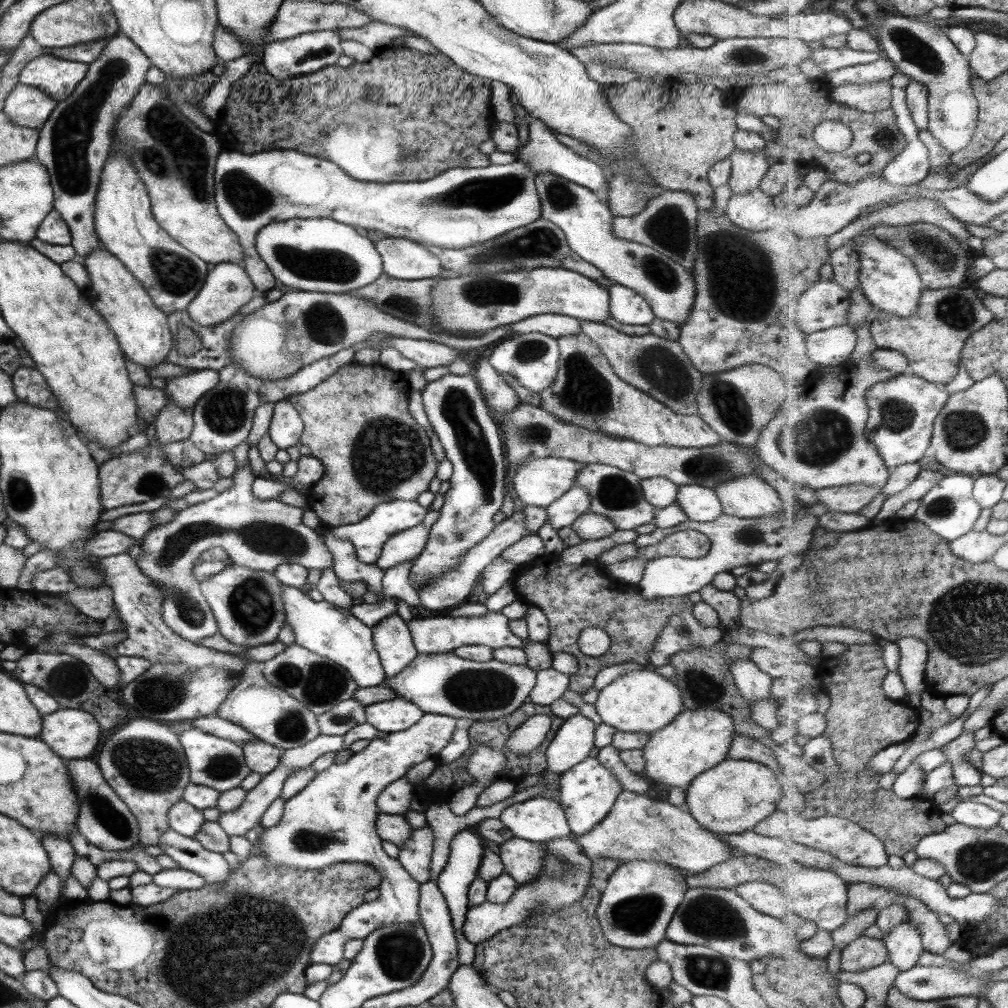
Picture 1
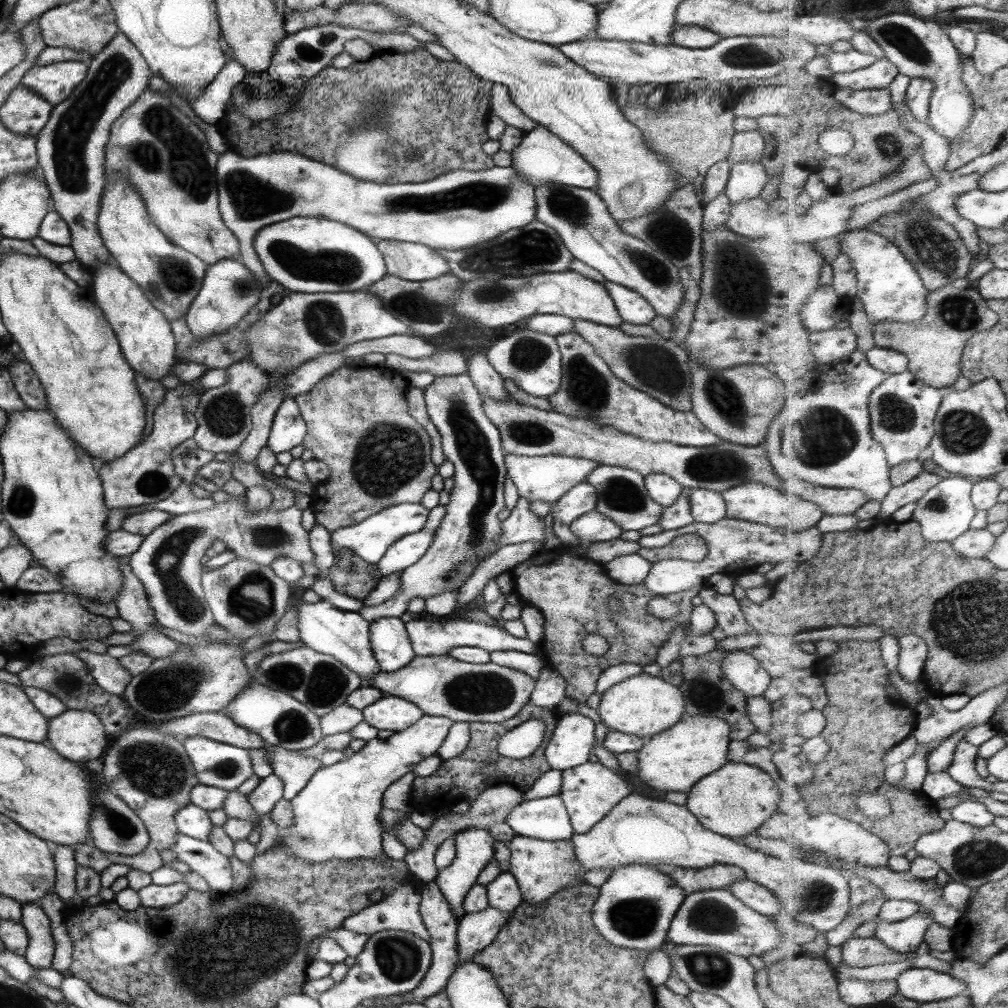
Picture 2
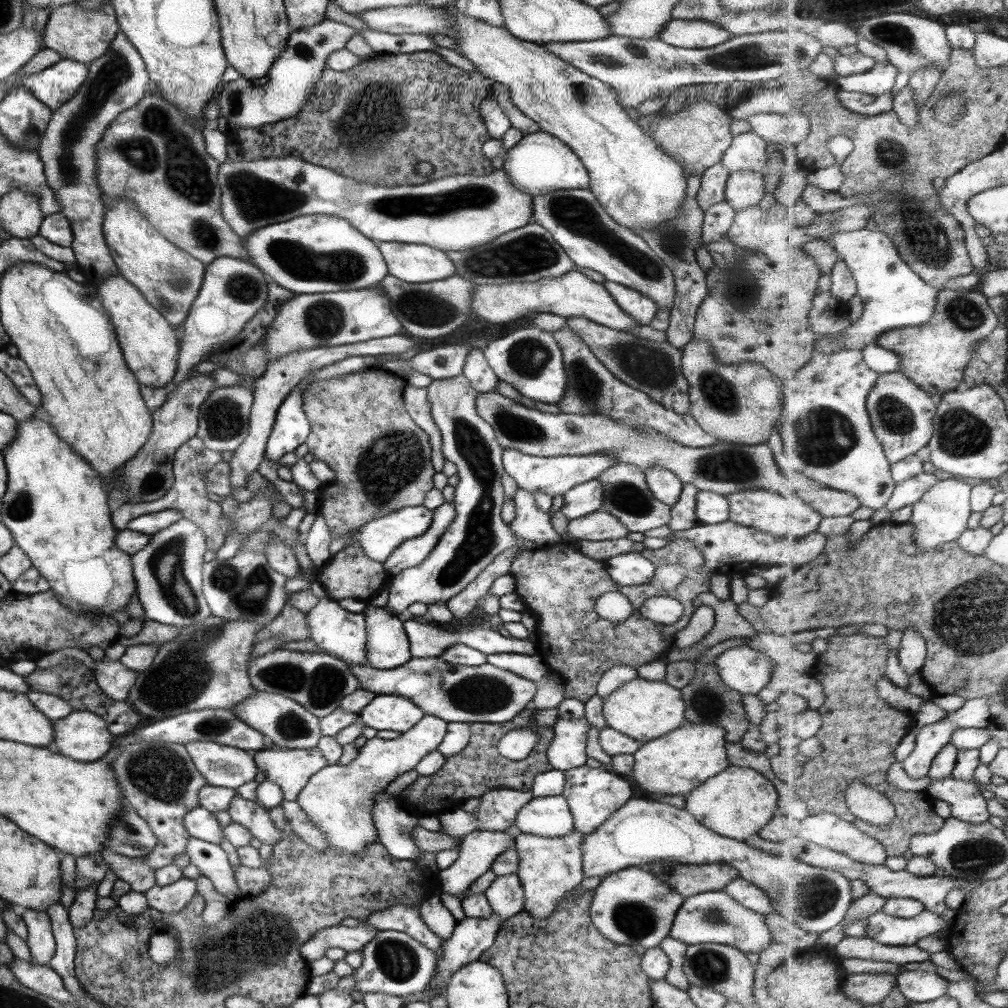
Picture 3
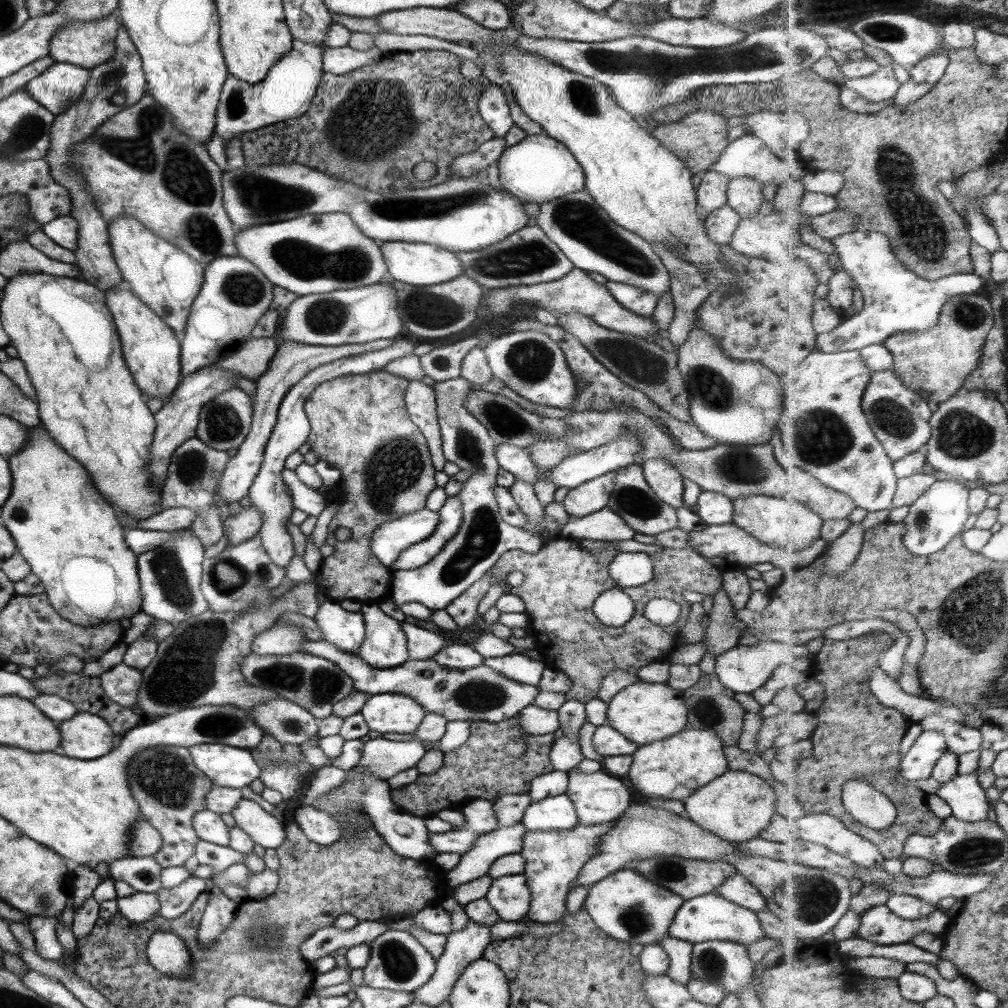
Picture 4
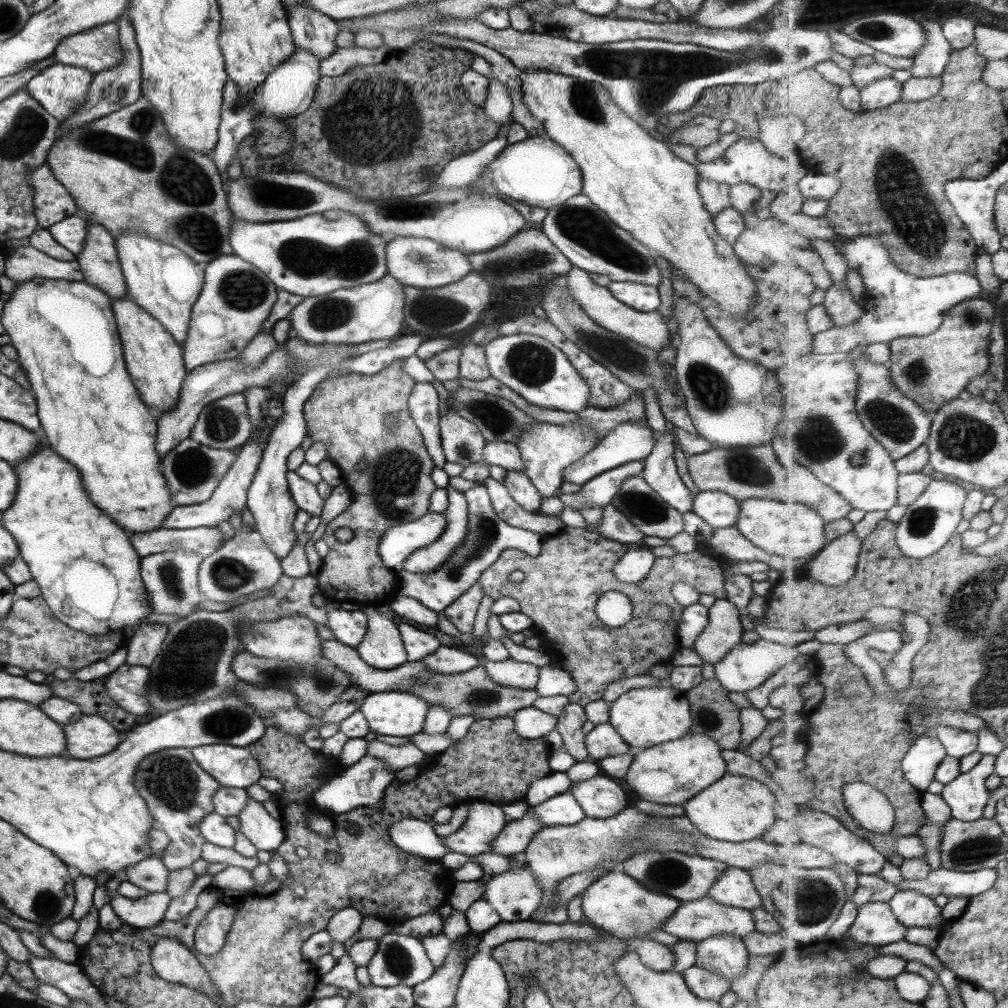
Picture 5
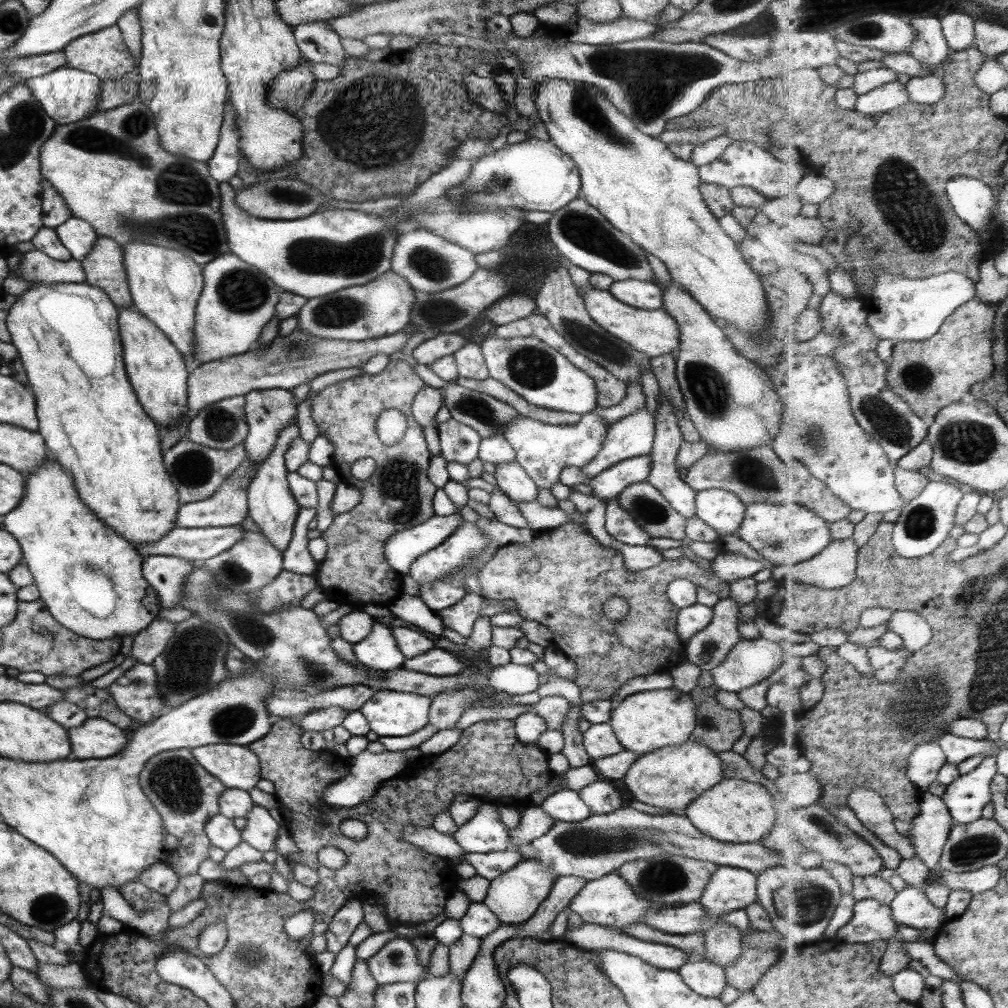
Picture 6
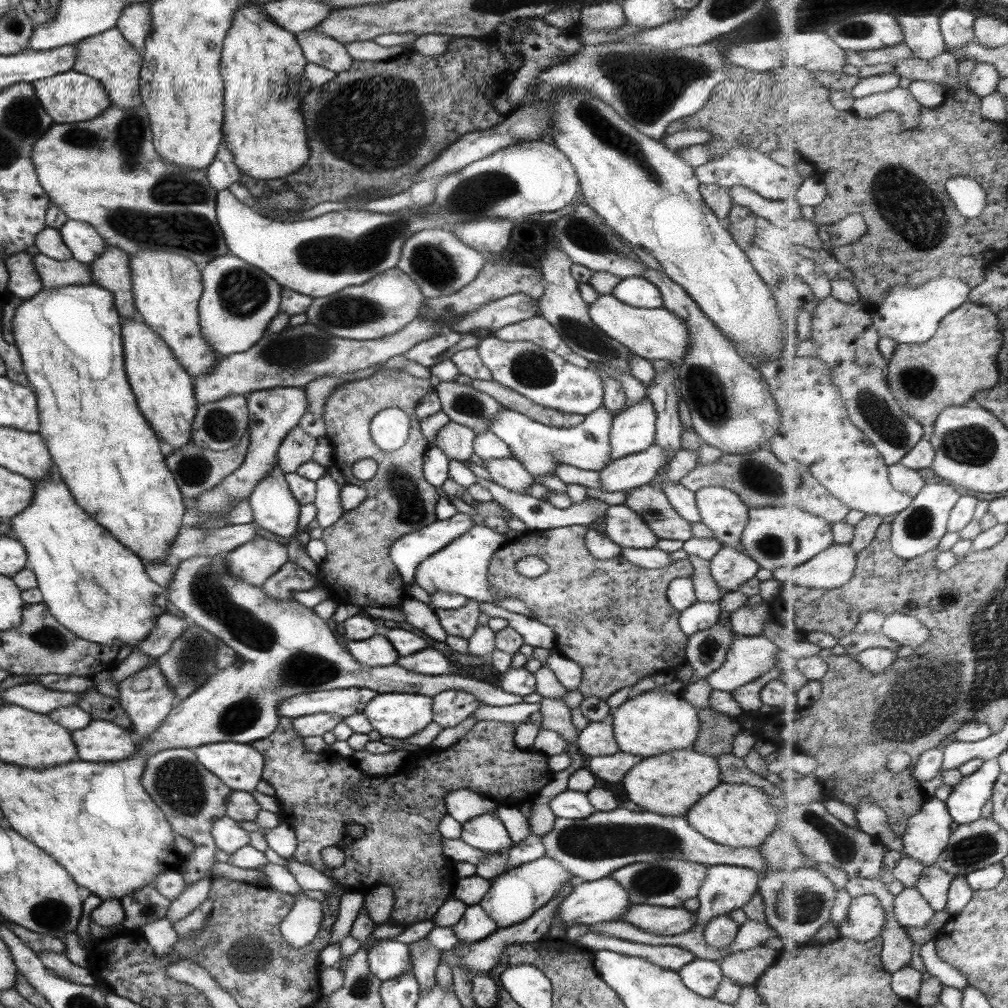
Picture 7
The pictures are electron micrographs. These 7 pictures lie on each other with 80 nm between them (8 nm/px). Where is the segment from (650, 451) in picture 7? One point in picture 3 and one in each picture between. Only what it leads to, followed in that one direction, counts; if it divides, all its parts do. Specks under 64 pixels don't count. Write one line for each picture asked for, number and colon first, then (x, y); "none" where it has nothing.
3: (584, 498)
4: (590, 496)
5: (599, 491)
6: (610, 482)

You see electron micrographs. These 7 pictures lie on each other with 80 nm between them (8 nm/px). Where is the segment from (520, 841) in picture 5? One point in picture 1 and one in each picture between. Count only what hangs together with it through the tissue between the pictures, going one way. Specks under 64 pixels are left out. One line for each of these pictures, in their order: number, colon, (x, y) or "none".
1: (466, 848)
2: (474, 847)
3: (478, 849)
4: (505, 840)

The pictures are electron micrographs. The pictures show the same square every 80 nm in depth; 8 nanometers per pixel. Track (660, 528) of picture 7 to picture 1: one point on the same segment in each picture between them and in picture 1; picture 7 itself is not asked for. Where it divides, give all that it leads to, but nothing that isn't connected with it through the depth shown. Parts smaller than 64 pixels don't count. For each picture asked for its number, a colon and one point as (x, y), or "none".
1: (616, 494)
2: (620, 493)
3: (625, 495)
4: (631, 498)
5: (640, 504)
6: (649, 509)

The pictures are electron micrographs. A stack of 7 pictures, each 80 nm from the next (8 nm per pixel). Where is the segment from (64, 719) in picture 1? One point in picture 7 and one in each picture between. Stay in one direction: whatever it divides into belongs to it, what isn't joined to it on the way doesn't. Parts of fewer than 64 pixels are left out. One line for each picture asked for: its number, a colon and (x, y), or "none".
2: (78, 736)
3: (82, 736)
4: (85, 737)
5: (90, 736)
6: (96, 738)
7: (101, 741)

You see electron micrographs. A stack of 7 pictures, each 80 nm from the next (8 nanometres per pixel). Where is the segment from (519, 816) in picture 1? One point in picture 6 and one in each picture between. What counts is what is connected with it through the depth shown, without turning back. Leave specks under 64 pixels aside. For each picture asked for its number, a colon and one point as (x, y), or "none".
2: (546, 818)
3: (549, 816)
4: (556, 813)
5: (562, 809)
6: (564, 805)

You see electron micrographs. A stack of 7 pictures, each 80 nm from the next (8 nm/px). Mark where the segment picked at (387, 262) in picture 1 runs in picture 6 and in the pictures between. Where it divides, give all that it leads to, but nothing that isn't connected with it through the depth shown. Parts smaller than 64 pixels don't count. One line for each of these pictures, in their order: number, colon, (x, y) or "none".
2: (412, 262)
3: (415, 263)
4: (418, 264)
5: (419, 262)
6: (428, 263)

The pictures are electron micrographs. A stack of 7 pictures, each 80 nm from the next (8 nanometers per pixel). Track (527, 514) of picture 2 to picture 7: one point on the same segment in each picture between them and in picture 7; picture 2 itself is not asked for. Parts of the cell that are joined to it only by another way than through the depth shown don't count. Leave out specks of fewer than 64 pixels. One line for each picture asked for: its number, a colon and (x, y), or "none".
3: (530, 523)
4: (522, 492)
5: (520, 488)
6: (511, 478)
7: (509, 473)

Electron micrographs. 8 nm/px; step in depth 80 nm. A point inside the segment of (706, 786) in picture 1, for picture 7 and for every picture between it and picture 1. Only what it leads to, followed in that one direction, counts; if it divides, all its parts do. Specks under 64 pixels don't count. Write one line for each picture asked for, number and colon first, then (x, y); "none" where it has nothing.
2: (733, 801)
3: (736, 803)
4: (736, 806)
5: (733, 809)
6: (735, 811)
7: (735, 815)

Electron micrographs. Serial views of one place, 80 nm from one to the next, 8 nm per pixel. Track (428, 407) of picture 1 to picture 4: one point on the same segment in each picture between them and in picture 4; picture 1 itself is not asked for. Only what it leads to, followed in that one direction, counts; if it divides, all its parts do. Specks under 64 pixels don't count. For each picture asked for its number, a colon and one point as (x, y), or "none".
2: (470, 527)
3: (477, 535)
4: (483, 536)

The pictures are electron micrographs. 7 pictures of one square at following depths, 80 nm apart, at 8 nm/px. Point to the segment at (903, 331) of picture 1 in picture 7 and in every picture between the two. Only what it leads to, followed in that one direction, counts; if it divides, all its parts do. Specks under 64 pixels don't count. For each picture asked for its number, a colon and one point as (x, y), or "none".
2: (935, 345)
3: (936, 355)
4: (936, 363)
5: (933, 370)
6: (930, 374)
7: (950, 369)

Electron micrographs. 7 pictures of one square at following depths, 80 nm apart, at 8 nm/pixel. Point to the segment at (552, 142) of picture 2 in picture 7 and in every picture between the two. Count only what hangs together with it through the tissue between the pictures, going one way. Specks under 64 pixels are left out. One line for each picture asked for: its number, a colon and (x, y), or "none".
3: (539, 164)
4: (537, 169)
5: (536, 171)
6: (533, 175)
7: (317, 257)

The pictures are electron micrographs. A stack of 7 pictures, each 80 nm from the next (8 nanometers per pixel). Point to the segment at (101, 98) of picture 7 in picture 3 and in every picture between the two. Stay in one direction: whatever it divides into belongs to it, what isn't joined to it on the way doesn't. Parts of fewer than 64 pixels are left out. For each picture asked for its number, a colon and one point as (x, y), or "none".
3: (56, 84)
4: (59, 85)
5: (61, 90)
6: (66, 94)

